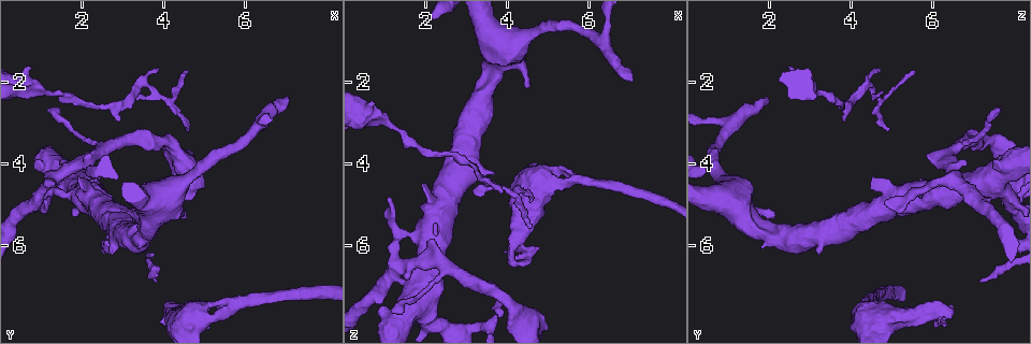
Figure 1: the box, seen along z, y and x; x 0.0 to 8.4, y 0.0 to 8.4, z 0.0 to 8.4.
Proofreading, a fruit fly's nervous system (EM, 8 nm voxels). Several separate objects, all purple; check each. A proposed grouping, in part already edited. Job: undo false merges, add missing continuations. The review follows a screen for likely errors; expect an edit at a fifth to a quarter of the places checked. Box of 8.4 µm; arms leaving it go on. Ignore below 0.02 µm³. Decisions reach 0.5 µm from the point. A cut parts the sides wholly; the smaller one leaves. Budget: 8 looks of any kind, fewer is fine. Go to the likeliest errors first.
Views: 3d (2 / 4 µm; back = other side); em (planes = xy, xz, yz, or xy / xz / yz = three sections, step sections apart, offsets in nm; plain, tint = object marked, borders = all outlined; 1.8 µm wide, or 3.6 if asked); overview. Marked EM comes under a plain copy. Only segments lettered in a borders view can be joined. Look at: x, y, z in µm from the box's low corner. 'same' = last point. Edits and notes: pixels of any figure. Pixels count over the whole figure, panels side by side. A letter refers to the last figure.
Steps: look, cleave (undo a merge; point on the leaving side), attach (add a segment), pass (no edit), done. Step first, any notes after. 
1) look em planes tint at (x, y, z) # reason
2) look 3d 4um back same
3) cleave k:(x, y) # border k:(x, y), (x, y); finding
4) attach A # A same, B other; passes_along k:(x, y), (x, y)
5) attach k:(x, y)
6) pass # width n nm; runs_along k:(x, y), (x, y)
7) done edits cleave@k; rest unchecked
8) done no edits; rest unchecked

look em planes borders at (3.20, 2.30, 4.75) # free end

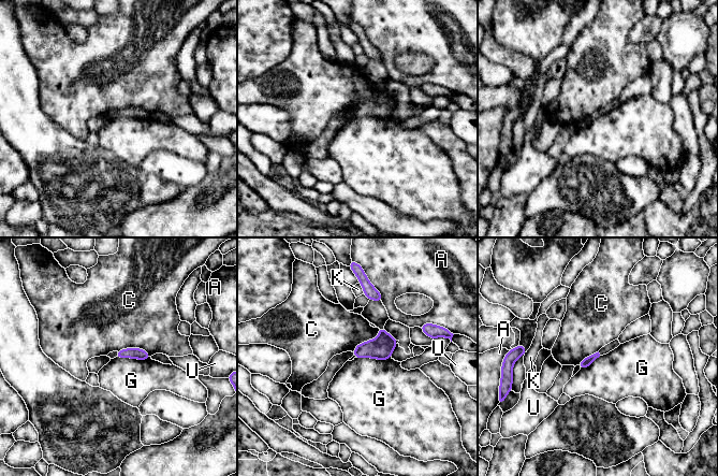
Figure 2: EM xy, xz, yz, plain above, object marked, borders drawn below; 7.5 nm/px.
pass # longest_contact G 280 nm; A other, C other, G other, K other, U other; border 2:(115, 357), (150, 358); no lettered segment goes on from it

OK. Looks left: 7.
look 3d 4um at (1.65, 4.50, 6.75)

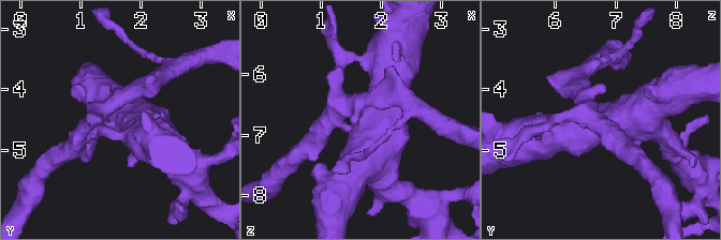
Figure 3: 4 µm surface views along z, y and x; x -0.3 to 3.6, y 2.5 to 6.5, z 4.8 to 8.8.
look em 3.6um planes tint at (1.65, 4.45, 6.75)

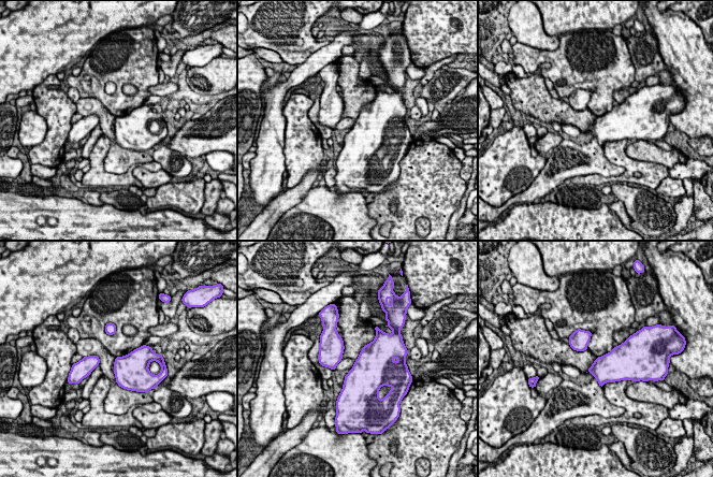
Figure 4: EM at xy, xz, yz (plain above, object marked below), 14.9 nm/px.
look em 3.6um planes borders same

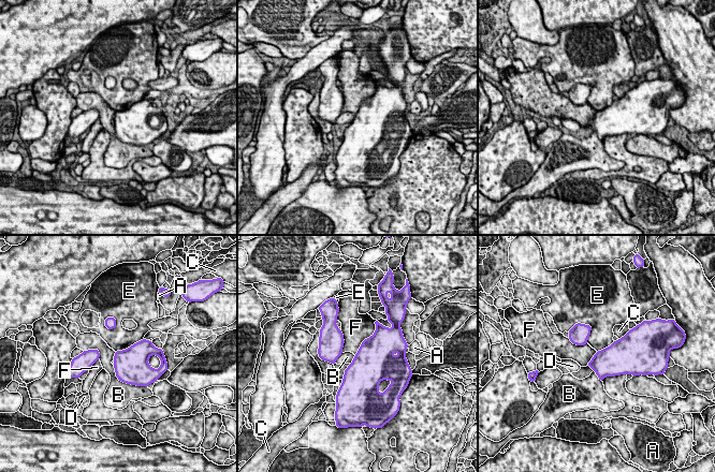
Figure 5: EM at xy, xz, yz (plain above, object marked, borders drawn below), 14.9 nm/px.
cleave 5:(397, 369) # A other, B other, C other, D other, E other, F other; border 5:(391, 355), (380, 380); a second neuron is stuck on

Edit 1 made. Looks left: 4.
look em 3.6um planes tint at (4.45, 5.15, 2.15) # an open end

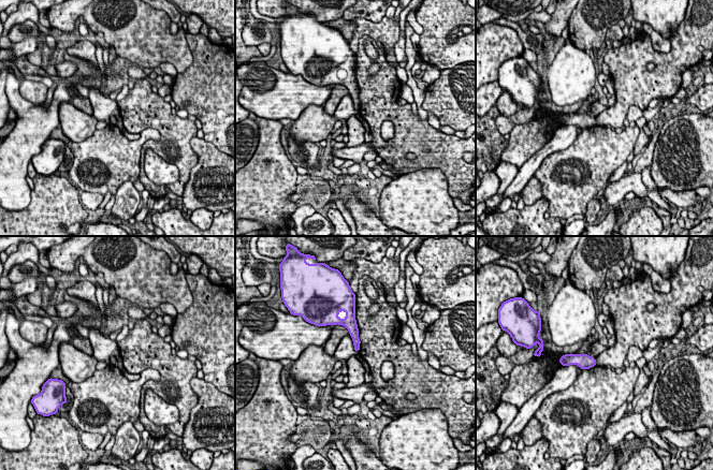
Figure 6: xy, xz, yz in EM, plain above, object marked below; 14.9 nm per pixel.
look em 3.6um planes borders same

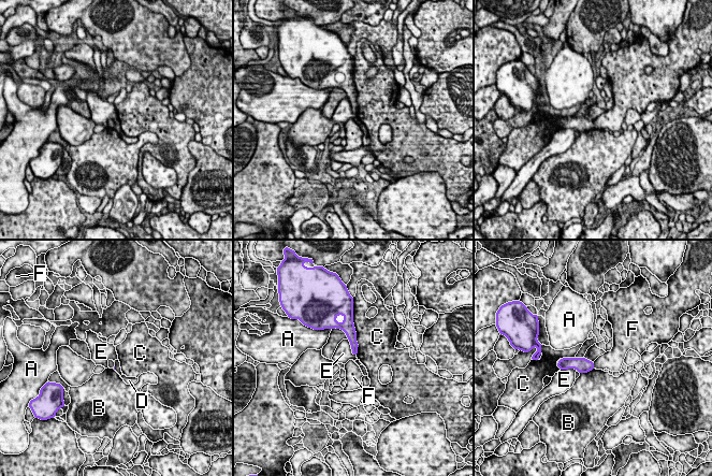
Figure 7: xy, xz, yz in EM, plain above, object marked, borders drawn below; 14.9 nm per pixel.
pass # longest_contact C 460 nm; A other, B other, C other, D other, E other, F other; none of them fits

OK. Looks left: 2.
done edits cleave@5; rest unchecked

